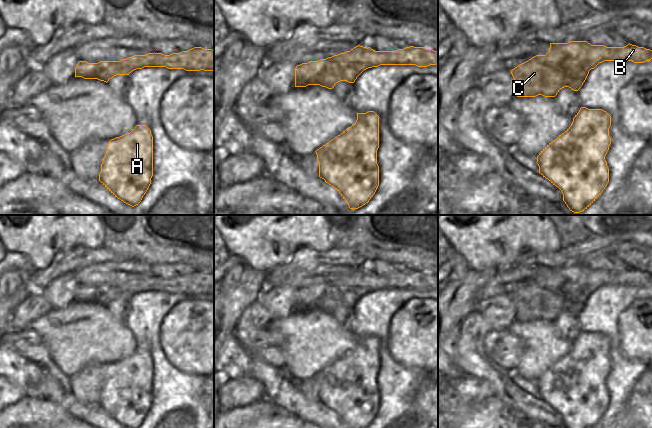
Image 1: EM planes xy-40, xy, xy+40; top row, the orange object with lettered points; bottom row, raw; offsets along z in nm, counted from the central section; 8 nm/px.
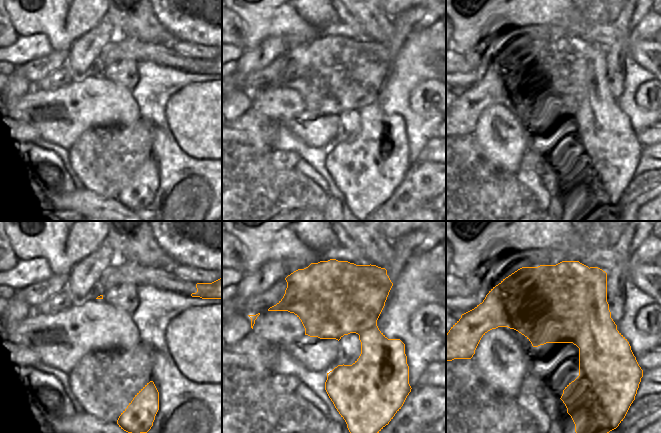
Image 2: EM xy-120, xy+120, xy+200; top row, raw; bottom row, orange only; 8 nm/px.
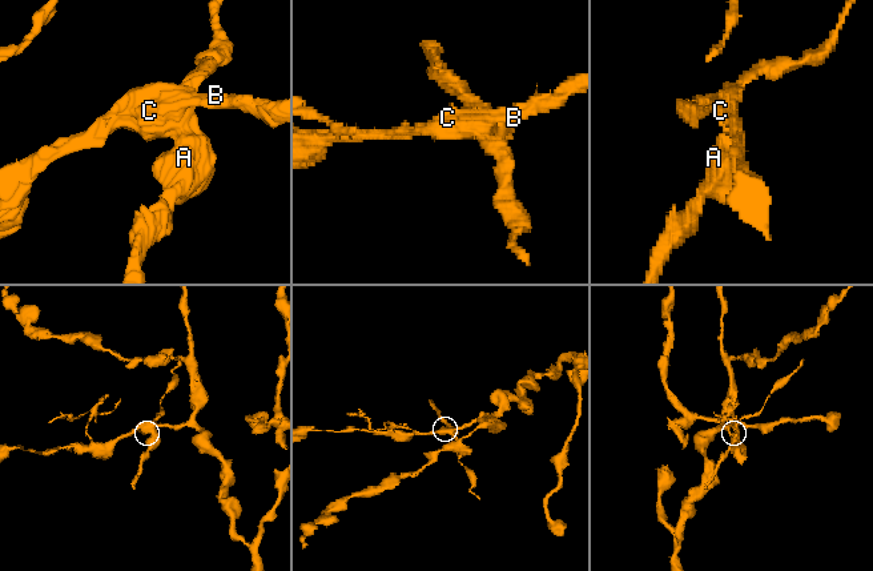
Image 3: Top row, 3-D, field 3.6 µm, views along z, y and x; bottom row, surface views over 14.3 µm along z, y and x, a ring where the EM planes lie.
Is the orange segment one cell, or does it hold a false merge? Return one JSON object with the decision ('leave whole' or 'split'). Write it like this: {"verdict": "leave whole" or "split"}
{"verdict": "split"}

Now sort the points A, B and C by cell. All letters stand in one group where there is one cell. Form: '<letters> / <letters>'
A / B C

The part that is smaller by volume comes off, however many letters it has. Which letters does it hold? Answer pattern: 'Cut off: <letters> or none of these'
Cut off: A

